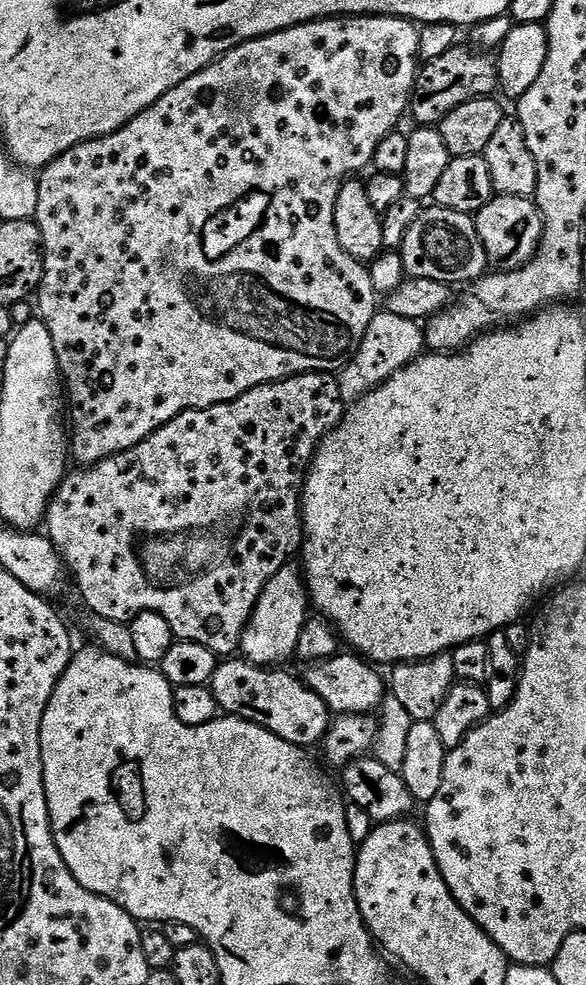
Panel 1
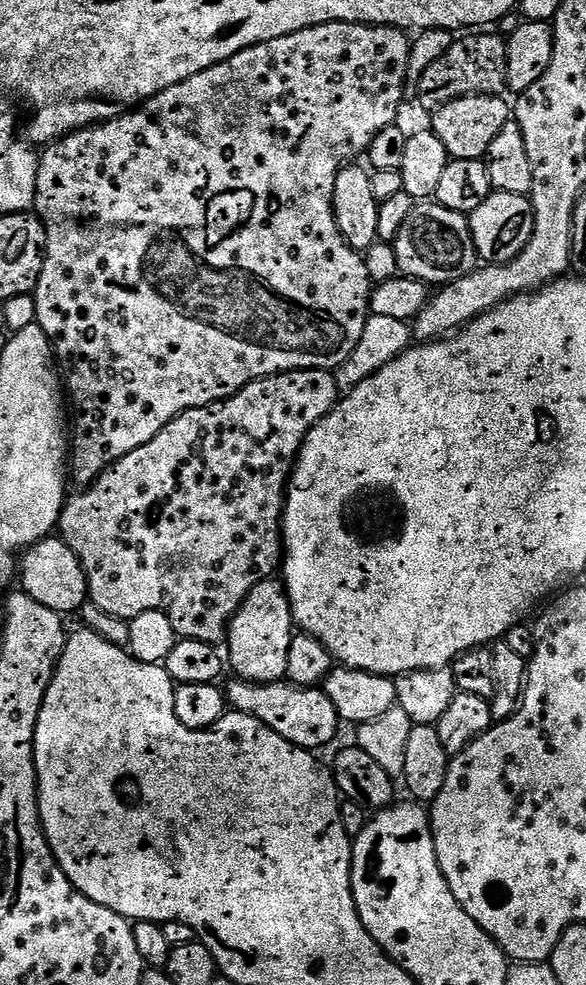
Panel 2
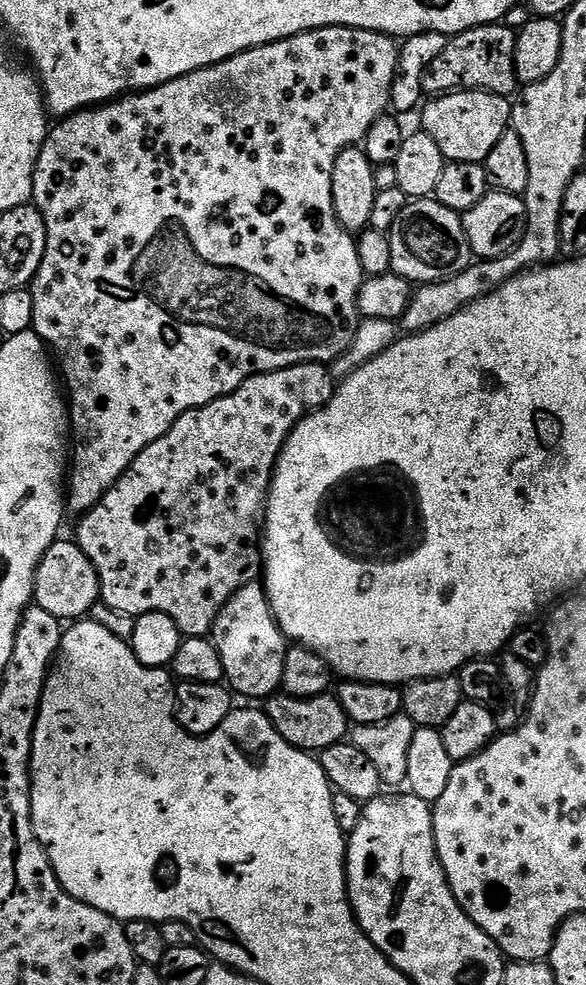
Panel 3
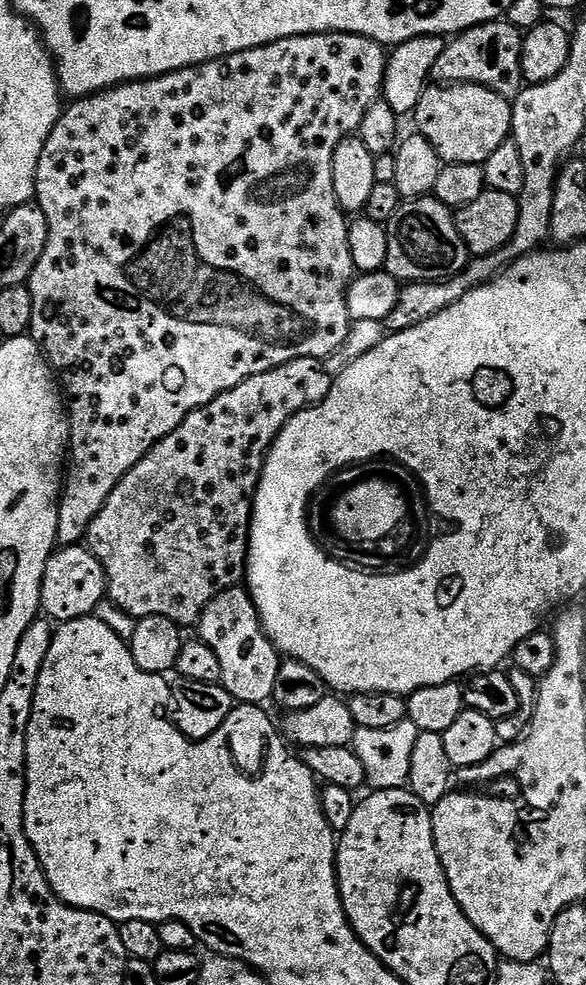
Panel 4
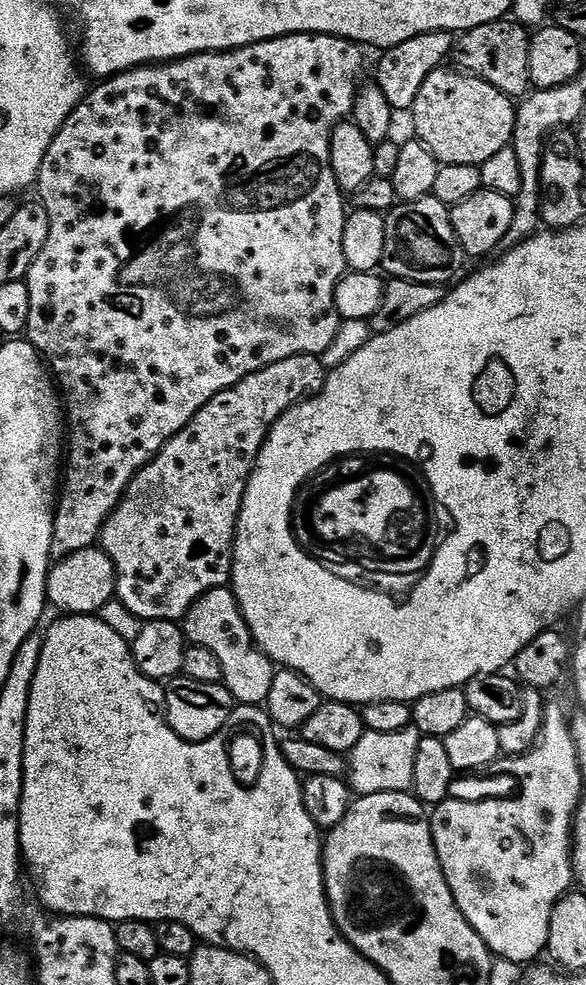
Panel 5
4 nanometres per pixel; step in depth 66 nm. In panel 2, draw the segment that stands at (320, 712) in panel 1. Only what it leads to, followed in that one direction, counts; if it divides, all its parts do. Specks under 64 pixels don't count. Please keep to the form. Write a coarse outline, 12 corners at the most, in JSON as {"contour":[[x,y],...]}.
{"contour":[[287,679],[226,688],[227,703],[296,748],[342,729],[323,687]]}

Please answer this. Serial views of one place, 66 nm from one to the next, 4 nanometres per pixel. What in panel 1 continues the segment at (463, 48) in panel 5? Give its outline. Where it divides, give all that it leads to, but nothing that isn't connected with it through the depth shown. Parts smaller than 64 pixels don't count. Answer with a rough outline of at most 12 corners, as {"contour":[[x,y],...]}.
{"contour":[[446,50],[419,69],[417,125],[491,97],[500,69],[487,51]]}

